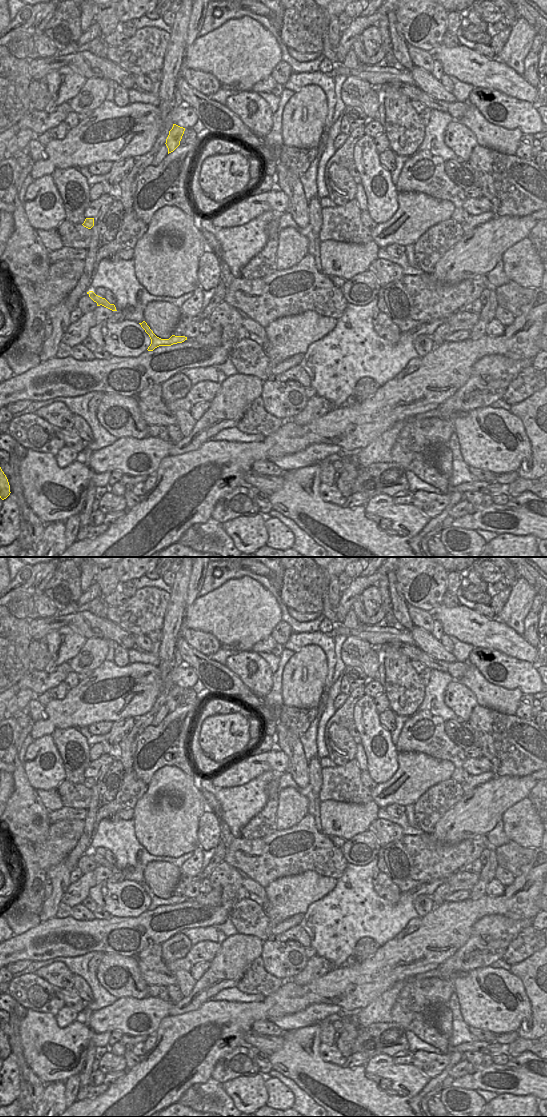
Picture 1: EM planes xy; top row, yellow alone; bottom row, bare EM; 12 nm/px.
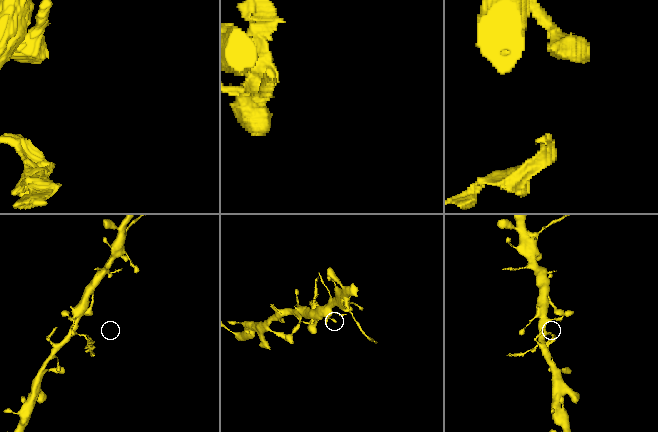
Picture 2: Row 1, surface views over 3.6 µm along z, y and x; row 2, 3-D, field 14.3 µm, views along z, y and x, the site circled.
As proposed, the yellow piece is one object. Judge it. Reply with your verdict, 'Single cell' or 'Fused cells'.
Fused cells

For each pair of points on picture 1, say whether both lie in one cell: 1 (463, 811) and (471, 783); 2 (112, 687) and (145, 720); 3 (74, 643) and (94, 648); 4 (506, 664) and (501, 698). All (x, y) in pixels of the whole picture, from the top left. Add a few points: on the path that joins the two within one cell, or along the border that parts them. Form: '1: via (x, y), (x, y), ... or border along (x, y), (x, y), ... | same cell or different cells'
1: border along (488, 780), (477, 785), (464, 795) | different cells
2: border along (156, 697), (153, 706), (136, 719) | different cells
3: border along (86, 639), (79, 652), (69, 662) | different cells
4: border along (483, 675), (491, 683), (517, 688), (523, 694) | different cells

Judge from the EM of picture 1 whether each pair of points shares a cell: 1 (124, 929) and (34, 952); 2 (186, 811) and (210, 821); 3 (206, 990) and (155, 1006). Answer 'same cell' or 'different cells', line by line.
1: same cell
2: different cells
3: different cells

